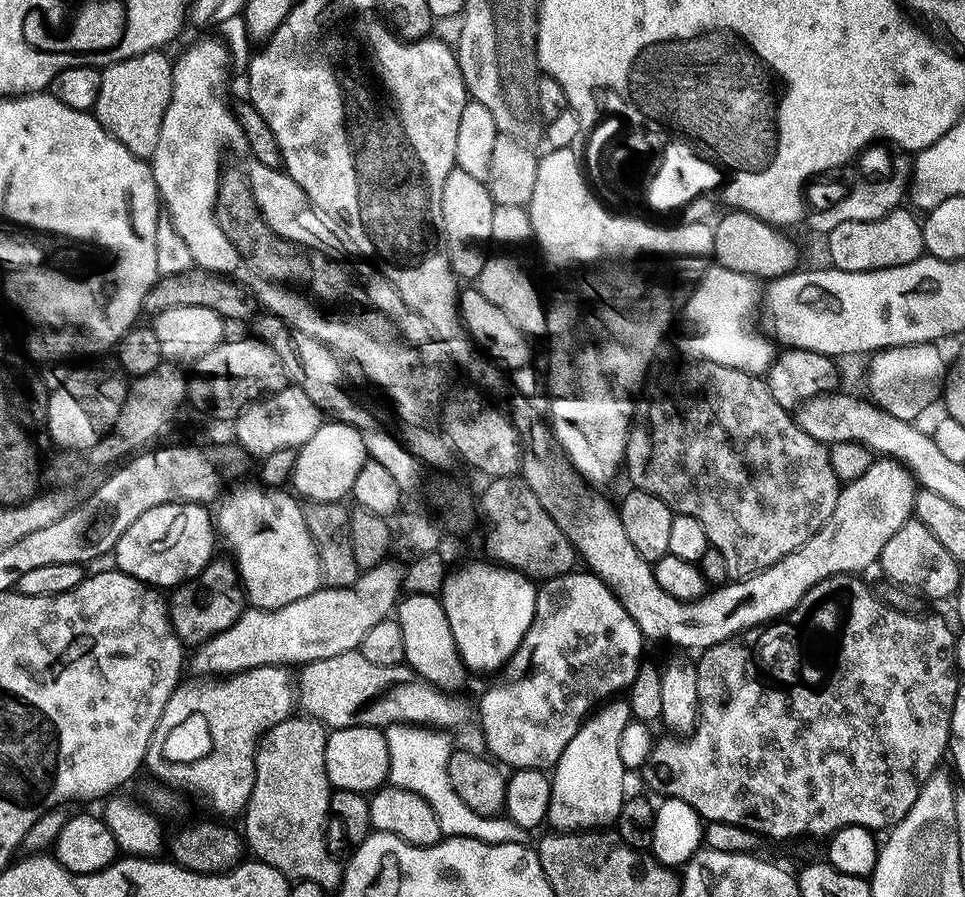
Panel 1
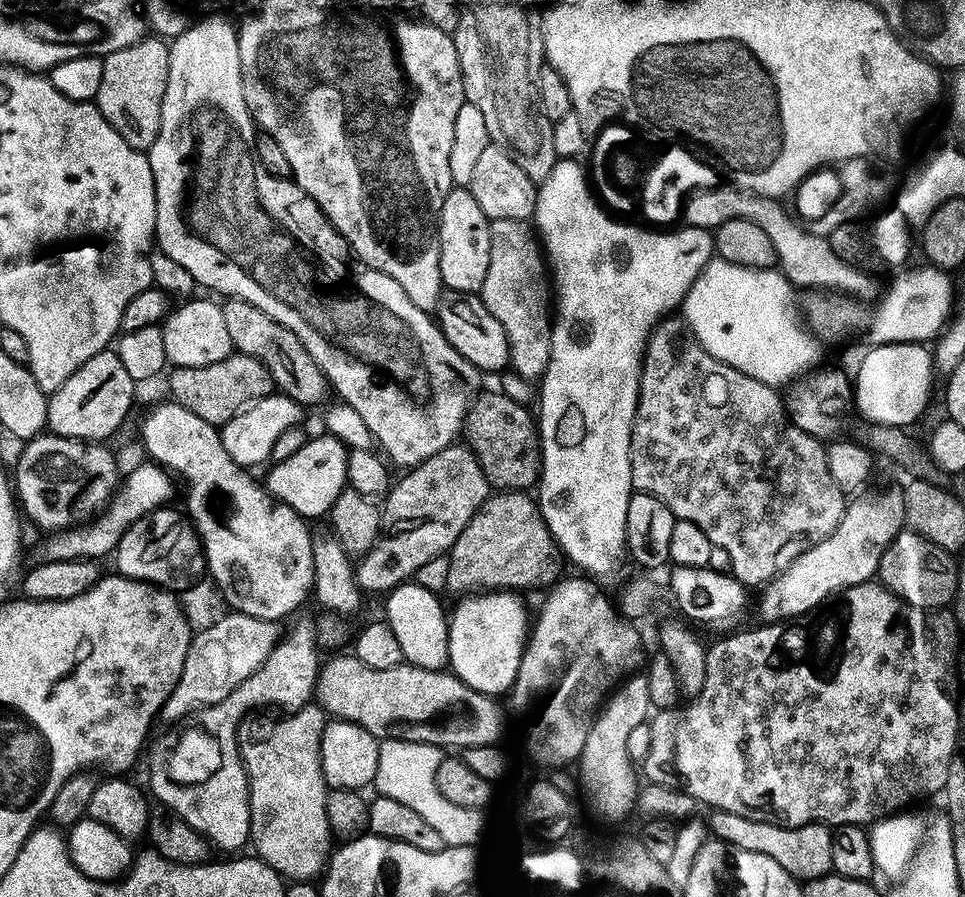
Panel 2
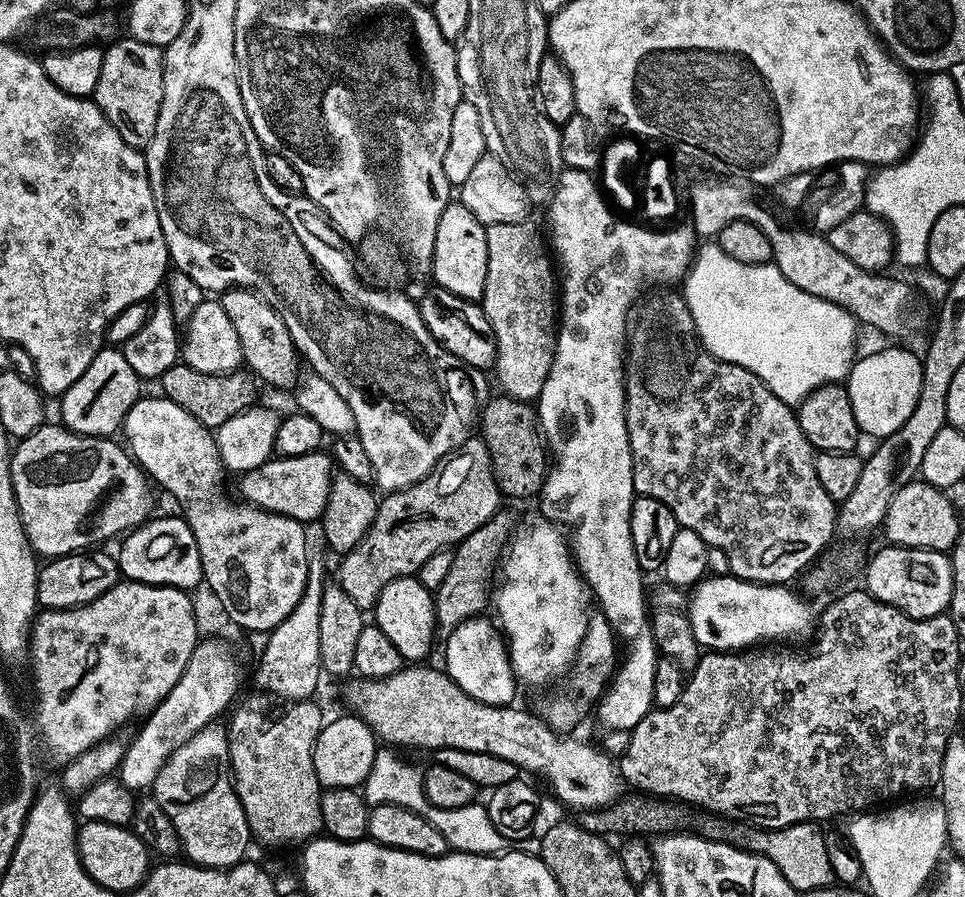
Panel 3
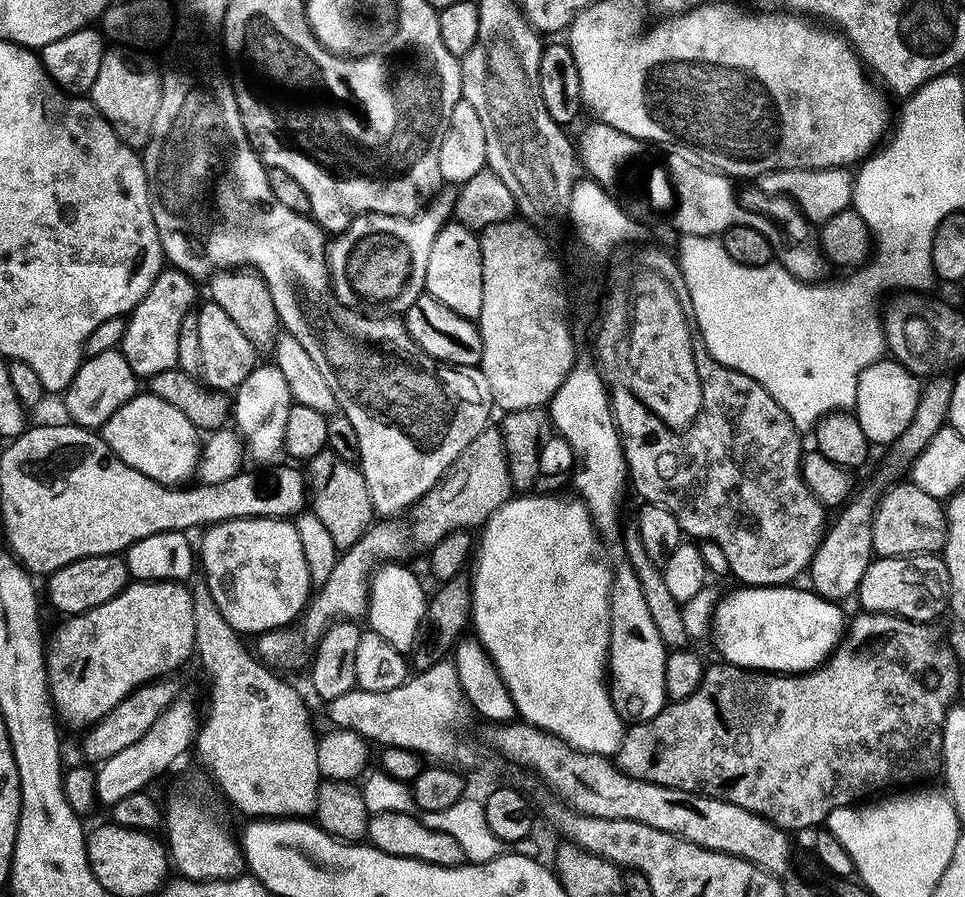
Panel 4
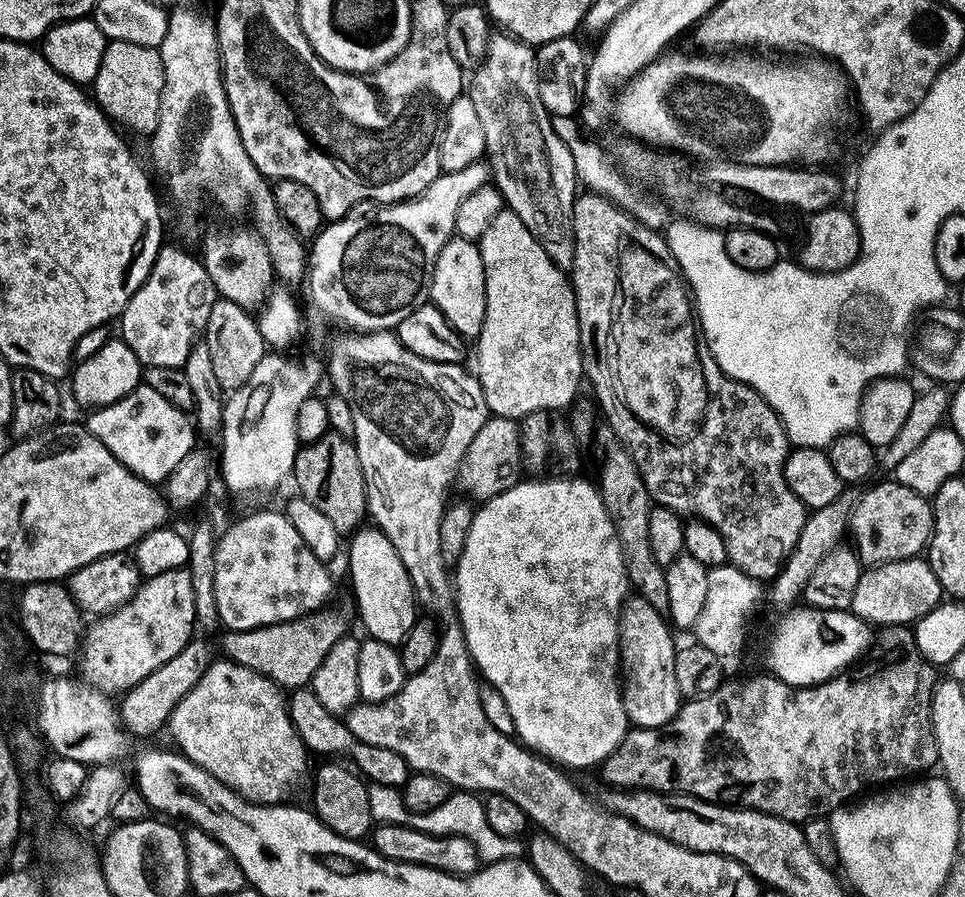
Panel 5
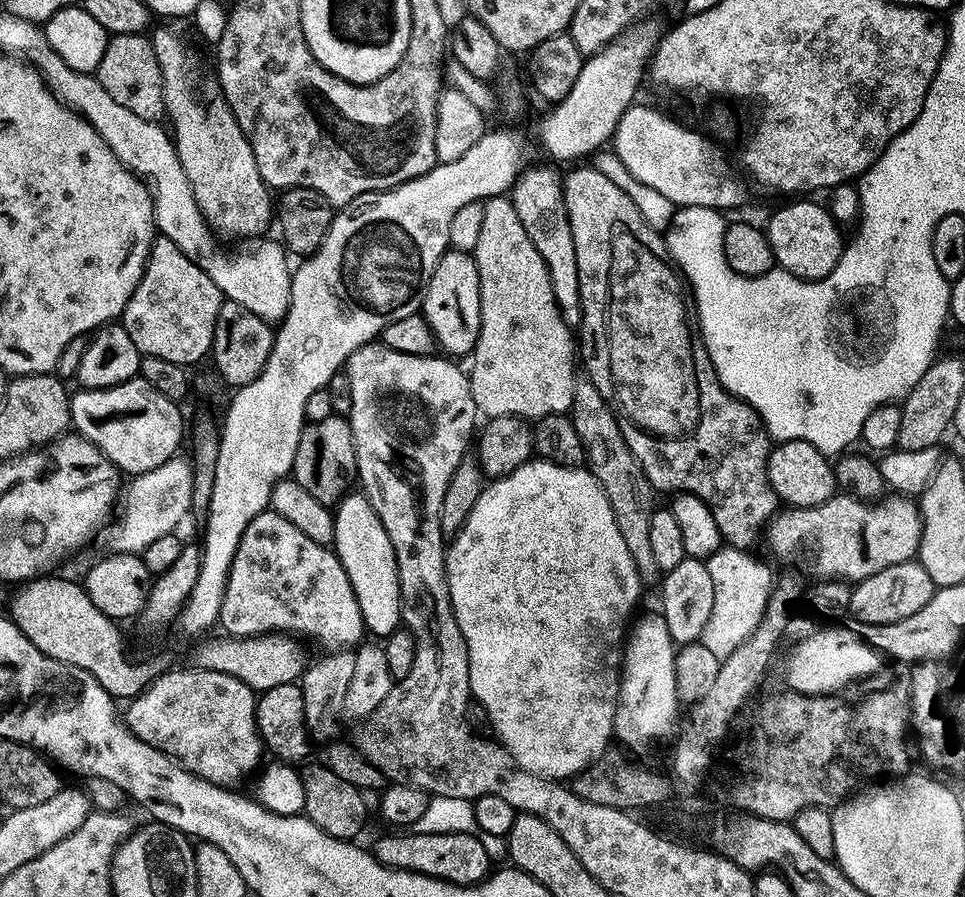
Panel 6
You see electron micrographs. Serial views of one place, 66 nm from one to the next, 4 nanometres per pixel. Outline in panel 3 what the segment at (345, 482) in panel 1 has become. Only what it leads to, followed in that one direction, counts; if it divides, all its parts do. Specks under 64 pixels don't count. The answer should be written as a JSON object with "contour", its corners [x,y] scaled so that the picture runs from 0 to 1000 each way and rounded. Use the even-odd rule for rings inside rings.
{"contour":[[[339,503],[315,504],[311,508],[286,508],[272,520],[263,520],[263,524],[248,527],[248,556],[254,562],[262,562],[264,566],[305,577],[310,584],[321,584],[335,576],[345,530],[346,514]]]}

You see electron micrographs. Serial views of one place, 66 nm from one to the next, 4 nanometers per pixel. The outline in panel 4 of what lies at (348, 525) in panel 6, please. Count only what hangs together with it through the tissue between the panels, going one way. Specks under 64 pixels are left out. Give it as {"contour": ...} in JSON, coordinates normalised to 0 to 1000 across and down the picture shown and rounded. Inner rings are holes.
{"contour":[[[402,627],[390,634],[381,658],[380,699],[396,707],[404,720],[412,726],[426,728],[435,707],[435,698],[441,690],[441,663],[435,647],[415,627]]]}

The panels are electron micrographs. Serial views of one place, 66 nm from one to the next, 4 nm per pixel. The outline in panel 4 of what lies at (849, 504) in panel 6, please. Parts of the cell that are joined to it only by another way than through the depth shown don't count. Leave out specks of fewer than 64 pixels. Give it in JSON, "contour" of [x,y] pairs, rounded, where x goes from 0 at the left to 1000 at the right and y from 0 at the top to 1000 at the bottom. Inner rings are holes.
{"contour":[[[930,537],[913,552],[904,575],[904,613],[909,621],[970,618],[980,600],[978,562],[944,537]]]}

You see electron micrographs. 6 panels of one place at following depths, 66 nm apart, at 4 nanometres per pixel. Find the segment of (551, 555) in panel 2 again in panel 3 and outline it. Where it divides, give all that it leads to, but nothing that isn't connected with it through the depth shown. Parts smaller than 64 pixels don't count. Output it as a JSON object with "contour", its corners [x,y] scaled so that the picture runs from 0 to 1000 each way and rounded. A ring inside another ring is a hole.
{"contour":[[[519,569],[512,572],[503,584],[495,586],[491,595],[487,595],[479,605],[472,608],[470,627],[466,627],[466,637],[462,639],[458,653],[450,657],[452,693],[457,710],[464,710],[479,693],[496,688],[501,683],[497,681],[501,680],[505,669],[507,672],[512,639],[532,596],[531,575],[525,569]]]}

